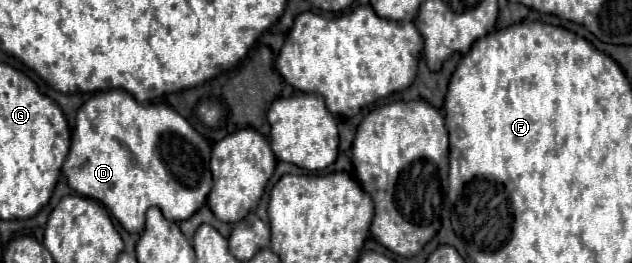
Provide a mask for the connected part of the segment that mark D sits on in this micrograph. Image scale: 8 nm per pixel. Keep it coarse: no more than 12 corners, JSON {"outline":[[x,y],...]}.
{"outline":[[126,90],[76,116],[62,172],[126,232],[188,220],[210,144]]}

